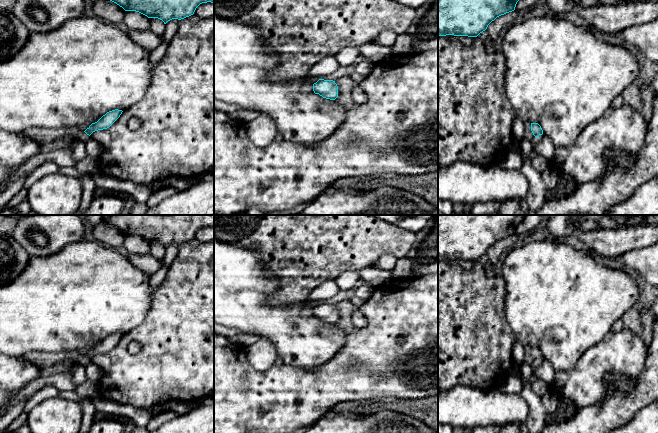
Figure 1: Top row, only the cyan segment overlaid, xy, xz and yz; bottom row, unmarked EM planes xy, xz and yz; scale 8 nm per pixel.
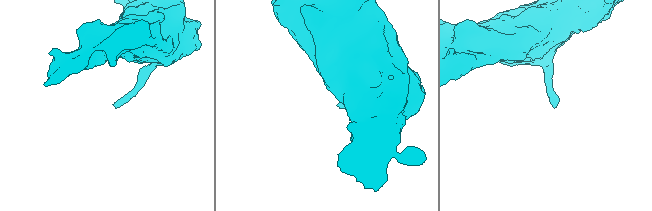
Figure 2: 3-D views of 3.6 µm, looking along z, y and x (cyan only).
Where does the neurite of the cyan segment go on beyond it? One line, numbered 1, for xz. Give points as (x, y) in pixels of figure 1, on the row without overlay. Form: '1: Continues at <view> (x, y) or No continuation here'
1: No continuation here

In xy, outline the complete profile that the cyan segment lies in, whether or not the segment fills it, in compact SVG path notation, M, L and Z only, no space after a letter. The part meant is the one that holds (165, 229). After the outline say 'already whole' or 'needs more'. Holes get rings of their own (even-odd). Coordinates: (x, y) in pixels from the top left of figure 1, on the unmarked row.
M102 215L102 220L125 235L158 242L164 248L193 239L202 227L214 227L214 215Z; already whole

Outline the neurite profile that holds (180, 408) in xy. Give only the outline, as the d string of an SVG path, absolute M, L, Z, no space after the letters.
M170 401L161 405L161 412L173 411L178 416L186 414L192 409L193 409L193 403L190 402Z

